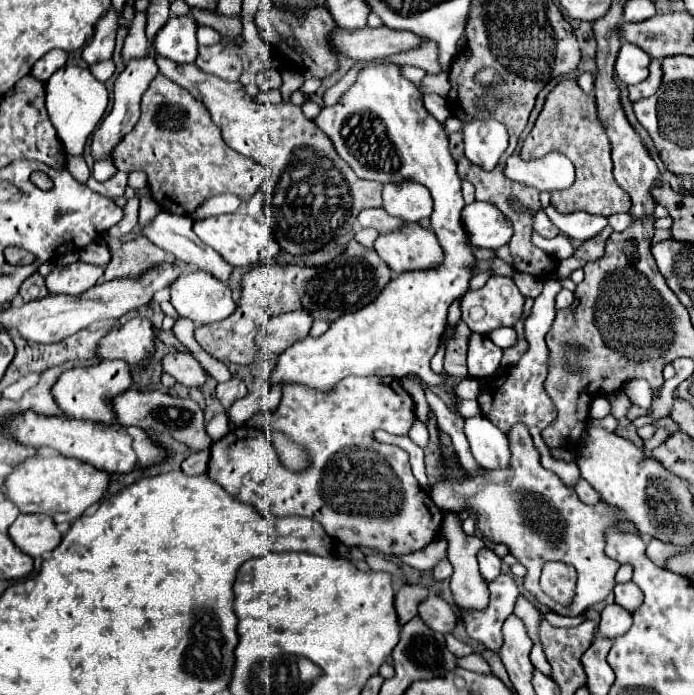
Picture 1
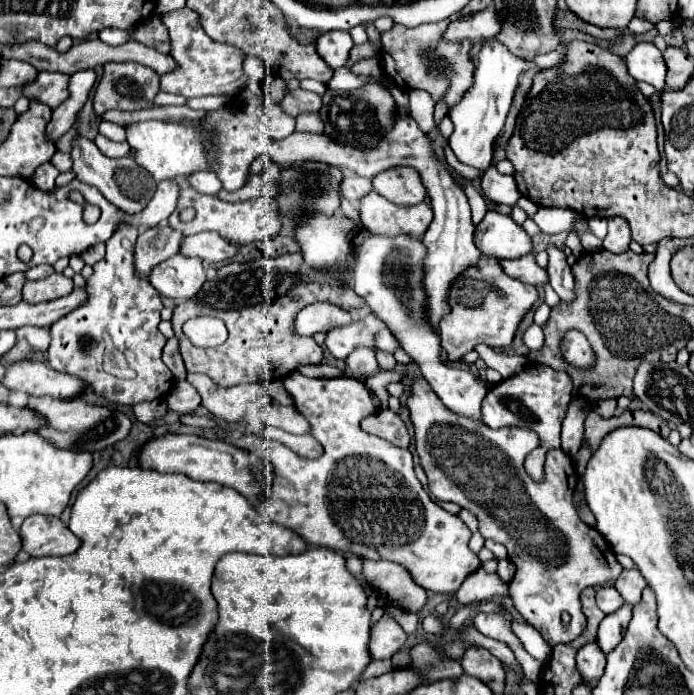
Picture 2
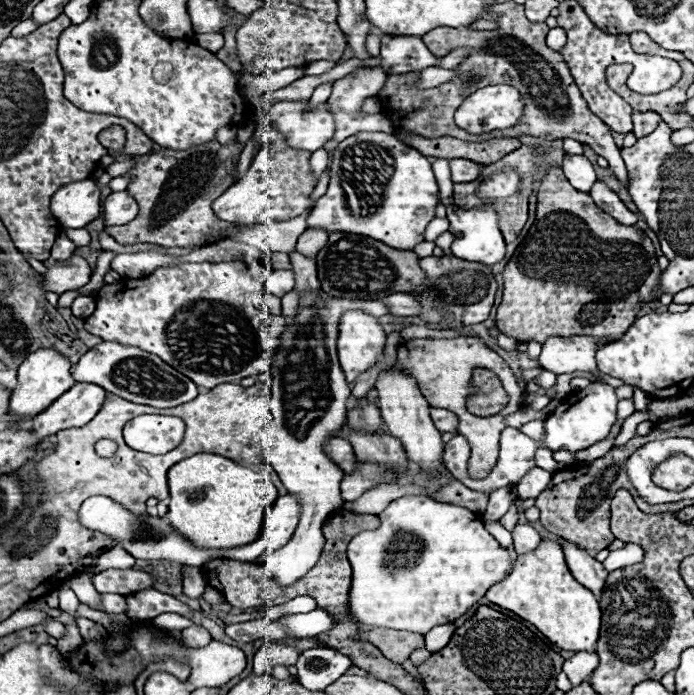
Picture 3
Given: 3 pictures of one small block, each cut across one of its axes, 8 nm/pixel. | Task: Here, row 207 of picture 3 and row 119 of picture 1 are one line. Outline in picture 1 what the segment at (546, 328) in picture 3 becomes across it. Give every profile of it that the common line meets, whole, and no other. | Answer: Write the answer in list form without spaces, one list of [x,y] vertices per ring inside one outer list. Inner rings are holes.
[[[562,80],[546,98],[546,104],[524,140],[524,146],[520,150],[520,156],[540,158],[546,152],[562,152],[566,154],[572,164],[576,166],[576,182],[562,190],[552,194],[552,206],[562,212],[588,212],[596,216],[610,216],[616,212],[628,212],[630,210],[630,196],[616,184],[612,176],[612,160],[610,160],[610,142],[606,132],[602,130],[598,116],[596,116],[596,102],[592,94],[584,94],[576,80]]]

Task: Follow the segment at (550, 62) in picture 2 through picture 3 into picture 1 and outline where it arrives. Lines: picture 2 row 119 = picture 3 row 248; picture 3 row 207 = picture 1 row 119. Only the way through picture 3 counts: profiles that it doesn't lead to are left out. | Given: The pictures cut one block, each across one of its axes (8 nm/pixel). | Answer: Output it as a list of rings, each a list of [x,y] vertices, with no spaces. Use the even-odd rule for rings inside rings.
[[[450,116],[444,122],[446,132],[464,132],[464,146],[466,146],[466,158],[478,164],[482,170],[494,170],[500,156],[504,154],[508,146],[508,134],[506,128],[492,120],[474,120],[470,124],[460,122],[458,118]]]

